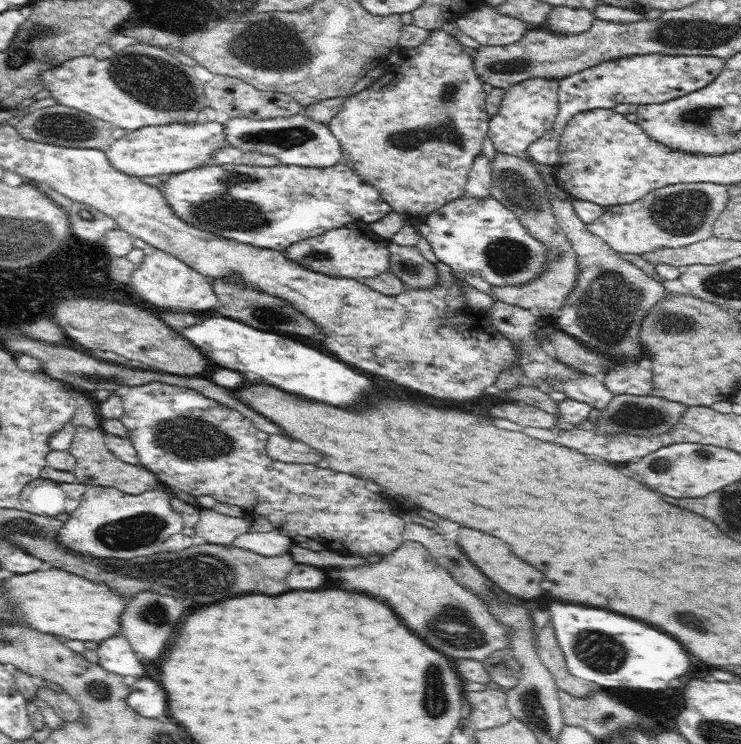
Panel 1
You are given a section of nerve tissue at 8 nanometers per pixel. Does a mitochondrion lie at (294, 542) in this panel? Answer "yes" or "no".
no

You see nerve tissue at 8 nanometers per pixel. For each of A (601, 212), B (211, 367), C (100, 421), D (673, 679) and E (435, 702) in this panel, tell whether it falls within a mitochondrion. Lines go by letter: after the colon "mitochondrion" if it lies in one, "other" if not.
A: other
B: other
C: other
D: other
E: mitochondrion

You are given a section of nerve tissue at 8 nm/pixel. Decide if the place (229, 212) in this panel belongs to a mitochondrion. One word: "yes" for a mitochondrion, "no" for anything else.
yes

